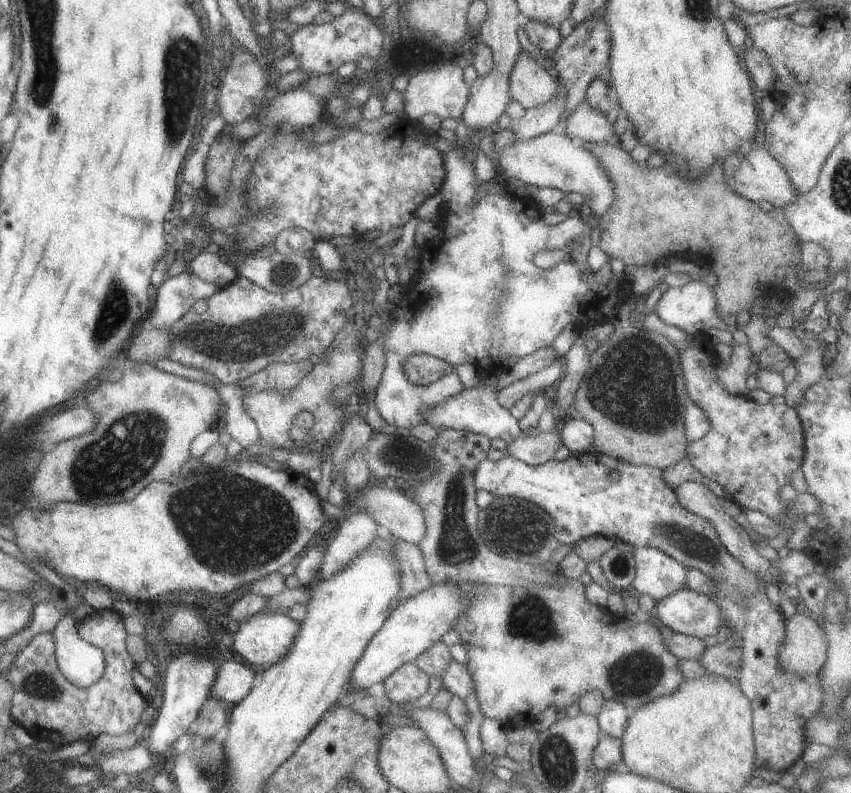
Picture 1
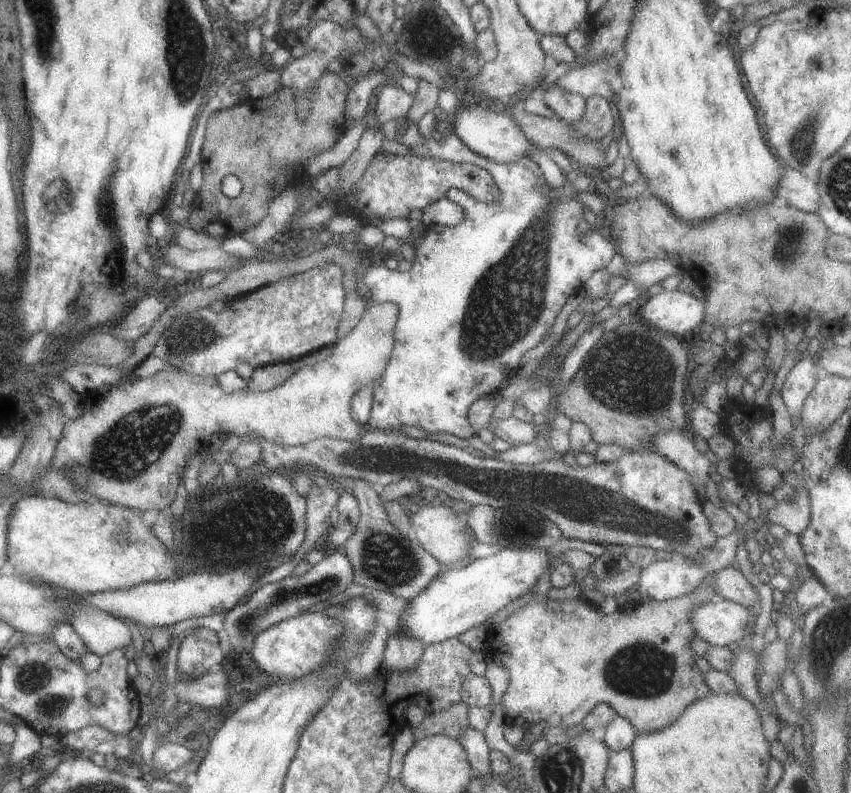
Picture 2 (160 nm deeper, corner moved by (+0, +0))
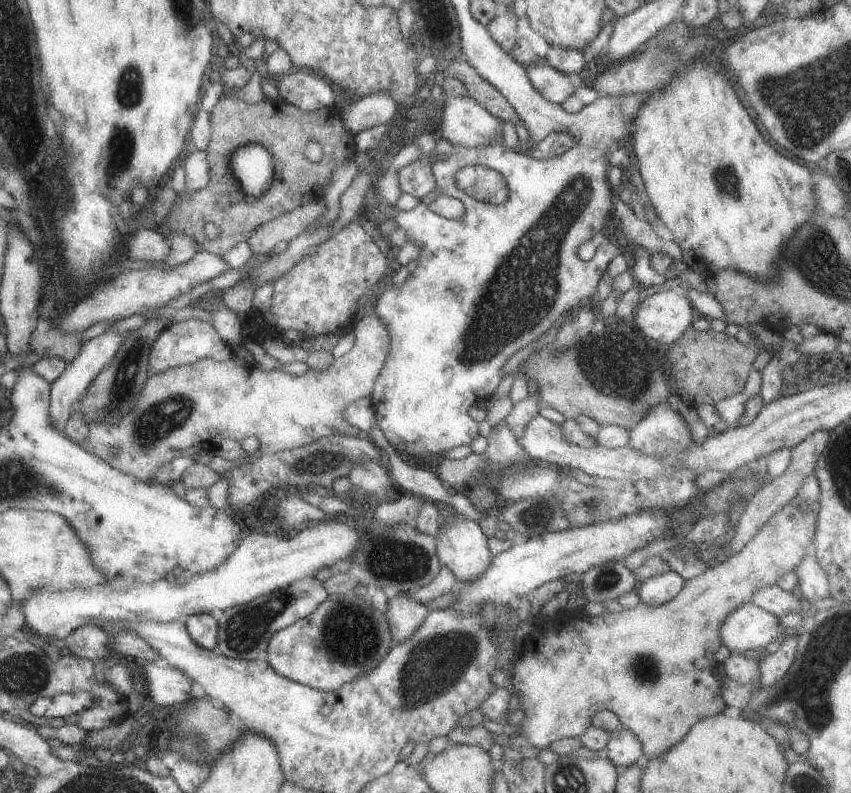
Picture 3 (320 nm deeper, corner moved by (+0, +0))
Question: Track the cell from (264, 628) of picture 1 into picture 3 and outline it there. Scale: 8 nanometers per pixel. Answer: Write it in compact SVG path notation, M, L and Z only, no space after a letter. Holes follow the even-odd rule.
M347 592L347 596L344 595L339 601L328 595L308 616L273 634L261 659L282 678L317 691L337 691L343 684L364 676L377 666L392 646L386 617L380 611L366 606L364 601L353 592Z

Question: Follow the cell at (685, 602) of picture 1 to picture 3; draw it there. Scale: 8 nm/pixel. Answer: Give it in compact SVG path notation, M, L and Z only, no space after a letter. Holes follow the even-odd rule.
M751 603L732 610L718 628L721 644L738 654L764 648L772 641L780 640L783 632L778 617Z

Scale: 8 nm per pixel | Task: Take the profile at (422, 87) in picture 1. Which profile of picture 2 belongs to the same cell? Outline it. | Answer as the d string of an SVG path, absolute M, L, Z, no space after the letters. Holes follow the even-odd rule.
M384 84L384 87L377 94L375 122L381 127L381 124L384 124L387 120L404 118L412 105L415 94L412 96L401 88Z

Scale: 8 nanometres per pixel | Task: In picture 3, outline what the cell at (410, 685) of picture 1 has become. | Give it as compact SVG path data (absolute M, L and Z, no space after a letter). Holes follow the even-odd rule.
M407 593L388 595L383 614L388 623L392 645L406 640L421 625L430 611L429 607L413 600Z

